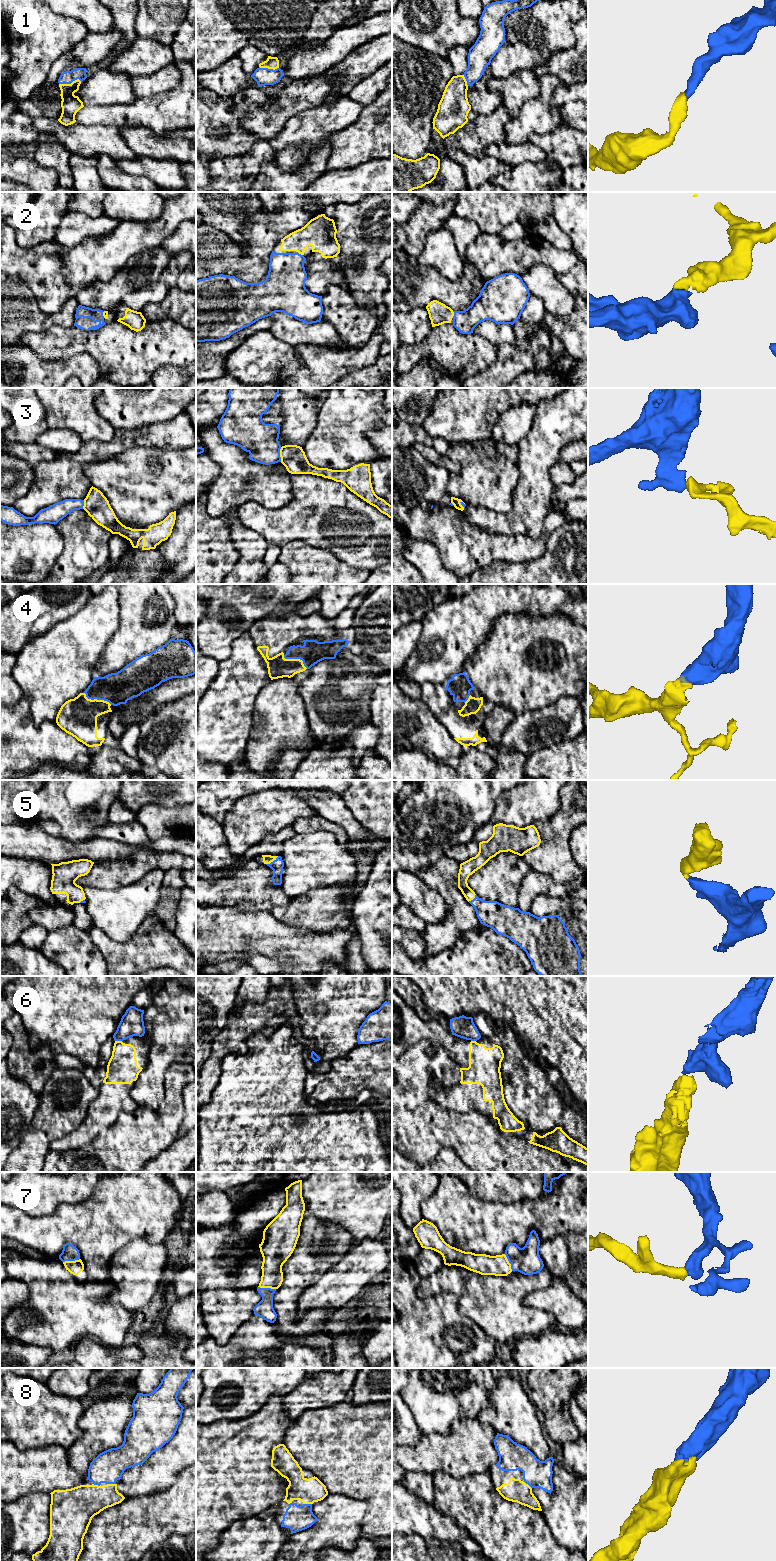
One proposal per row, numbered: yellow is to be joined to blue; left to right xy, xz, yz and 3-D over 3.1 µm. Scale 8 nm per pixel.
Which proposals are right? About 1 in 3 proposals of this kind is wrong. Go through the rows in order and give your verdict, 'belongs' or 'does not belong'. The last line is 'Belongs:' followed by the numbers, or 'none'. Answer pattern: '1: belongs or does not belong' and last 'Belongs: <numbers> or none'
1: belongs
2: belongs
3: does not belong
4: belongs
5: belongs
6: does not belong
7: belongs
8: belongs
Belongs: 1, 2, 4, 5, 7, 8

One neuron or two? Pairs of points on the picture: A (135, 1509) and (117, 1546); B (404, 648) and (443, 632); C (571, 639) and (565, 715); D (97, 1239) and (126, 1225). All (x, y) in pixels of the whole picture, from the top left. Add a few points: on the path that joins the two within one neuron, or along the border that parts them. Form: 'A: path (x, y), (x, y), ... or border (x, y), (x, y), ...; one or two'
A: path (135, 1518), (135, 1522), (120, 1537); one
B: border (421, 620), (420, 635), (412, 653), (404, 664); two
C: border (577, 696), (562, 696), (544, 706); two
D: path (104, 1232), (111, 1225), (119, 1225); one

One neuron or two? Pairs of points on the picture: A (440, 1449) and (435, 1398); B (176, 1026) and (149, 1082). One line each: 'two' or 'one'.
A: two
B: one

